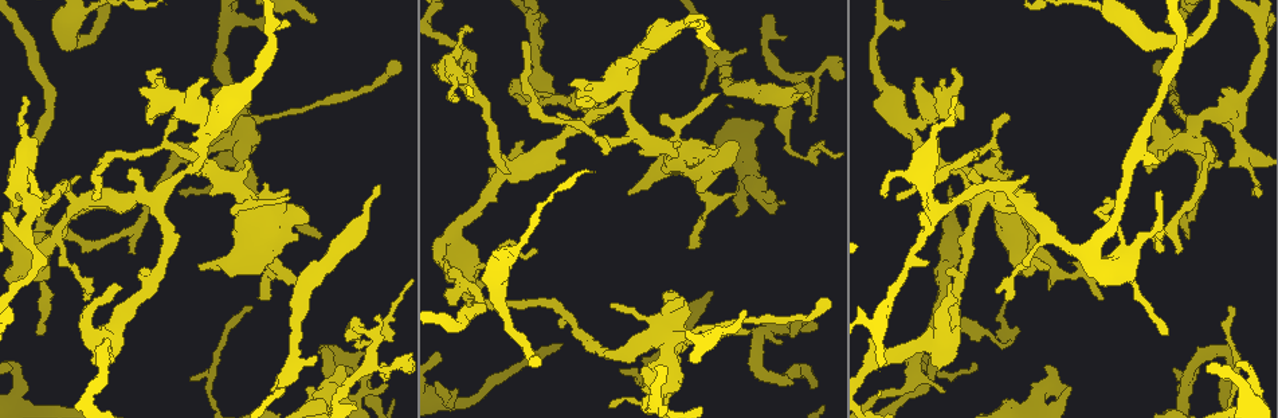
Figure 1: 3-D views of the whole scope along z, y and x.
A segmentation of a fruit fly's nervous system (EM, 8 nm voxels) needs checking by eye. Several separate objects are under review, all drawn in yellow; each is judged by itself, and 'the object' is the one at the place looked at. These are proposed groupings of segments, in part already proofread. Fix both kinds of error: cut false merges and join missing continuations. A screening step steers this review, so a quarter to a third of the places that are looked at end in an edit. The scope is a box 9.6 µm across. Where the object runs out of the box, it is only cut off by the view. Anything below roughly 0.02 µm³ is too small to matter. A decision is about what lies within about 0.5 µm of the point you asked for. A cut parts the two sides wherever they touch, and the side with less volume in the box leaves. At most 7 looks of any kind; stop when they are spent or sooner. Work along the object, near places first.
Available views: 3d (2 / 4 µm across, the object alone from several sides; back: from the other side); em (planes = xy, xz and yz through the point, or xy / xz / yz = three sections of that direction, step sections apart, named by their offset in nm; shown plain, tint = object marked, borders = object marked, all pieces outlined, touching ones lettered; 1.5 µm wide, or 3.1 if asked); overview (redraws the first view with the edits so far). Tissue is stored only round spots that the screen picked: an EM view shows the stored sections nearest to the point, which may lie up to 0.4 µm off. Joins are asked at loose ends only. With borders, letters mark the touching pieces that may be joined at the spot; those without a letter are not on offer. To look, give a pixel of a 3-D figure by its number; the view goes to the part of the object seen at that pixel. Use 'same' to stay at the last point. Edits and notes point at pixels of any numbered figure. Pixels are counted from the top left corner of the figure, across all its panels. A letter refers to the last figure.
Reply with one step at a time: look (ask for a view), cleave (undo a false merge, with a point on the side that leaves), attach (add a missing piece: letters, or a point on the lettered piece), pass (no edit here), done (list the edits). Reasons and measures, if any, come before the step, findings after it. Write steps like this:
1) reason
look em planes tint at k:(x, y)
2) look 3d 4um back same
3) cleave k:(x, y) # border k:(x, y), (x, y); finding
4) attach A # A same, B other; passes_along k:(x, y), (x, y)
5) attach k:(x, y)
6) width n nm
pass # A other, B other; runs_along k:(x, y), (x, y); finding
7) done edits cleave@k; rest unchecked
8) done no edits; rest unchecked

arms part here
look 3d 4um at 1:(803, 76)

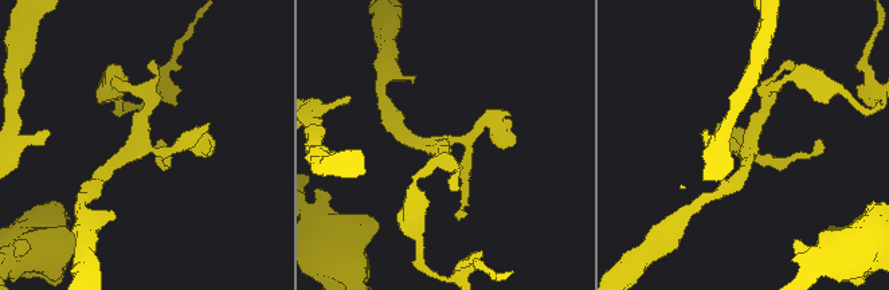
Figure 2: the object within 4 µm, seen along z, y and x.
look em planes borders at 2:(751, 139)

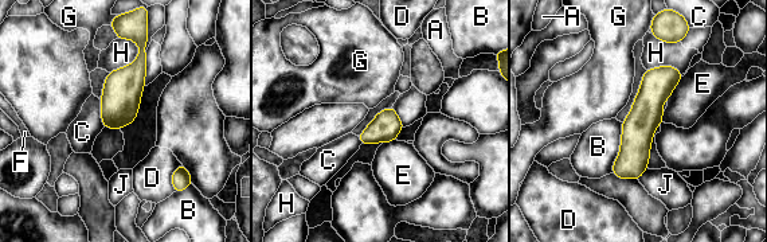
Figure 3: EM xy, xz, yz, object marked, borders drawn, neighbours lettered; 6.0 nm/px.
width 160 nm
pass # A other, B other, C other, D other, E other, F other, G other, H other, J other; border 3:(622, 123), (619, 153), (611, 172); all the same neuron

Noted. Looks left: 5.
thick end
look 3d 2um at 1:(696, 160)

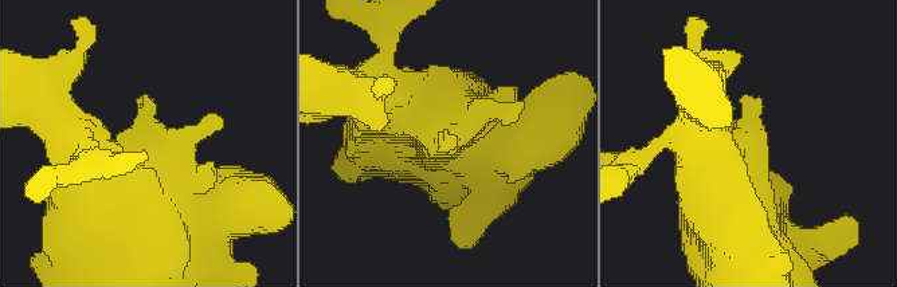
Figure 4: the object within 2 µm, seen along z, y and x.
shape alone is not enough
look em planes borders at 4:(451, 136)

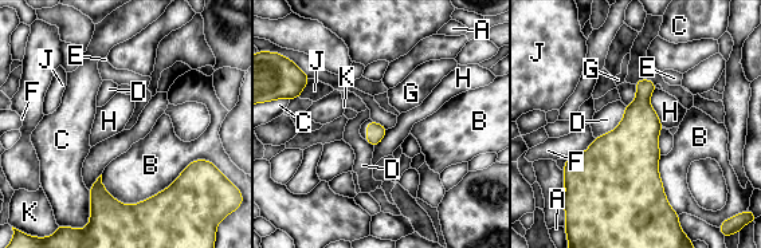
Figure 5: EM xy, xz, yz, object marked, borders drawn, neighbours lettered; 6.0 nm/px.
pass # A other, B other, C other, D other, E other, F other, G other, H other, J other, K other; border 5:(626, 106), (622, 121), (595, 138); none of them fits

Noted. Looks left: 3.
sharp bend
look em planes tint at 1:(42, 224)

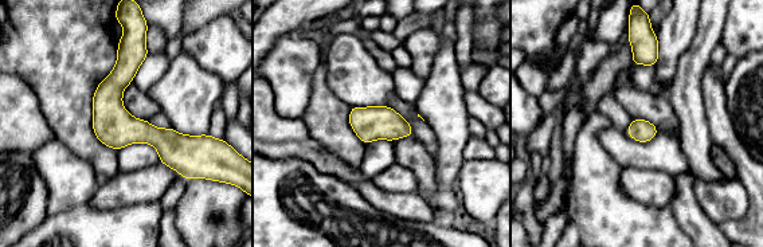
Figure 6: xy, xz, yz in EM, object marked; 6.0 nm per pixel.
see the neighbours
look em planes borders same

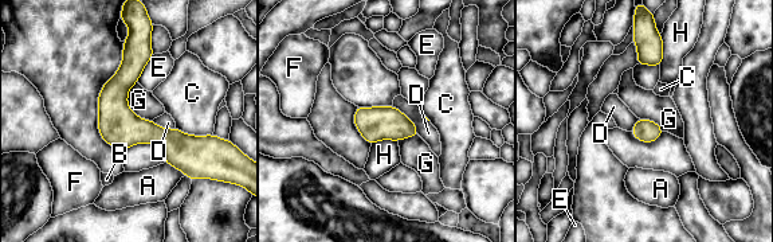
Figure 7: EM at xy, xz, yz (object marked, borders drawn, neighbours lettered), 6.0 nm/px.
pass # A other, B other, C other, D other, E other, F other, G other, H other; runs_along 7:(128, 43), (120, 109), (187, 170); all the same neuron

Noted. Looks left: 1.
done no edits; rest unchecked

